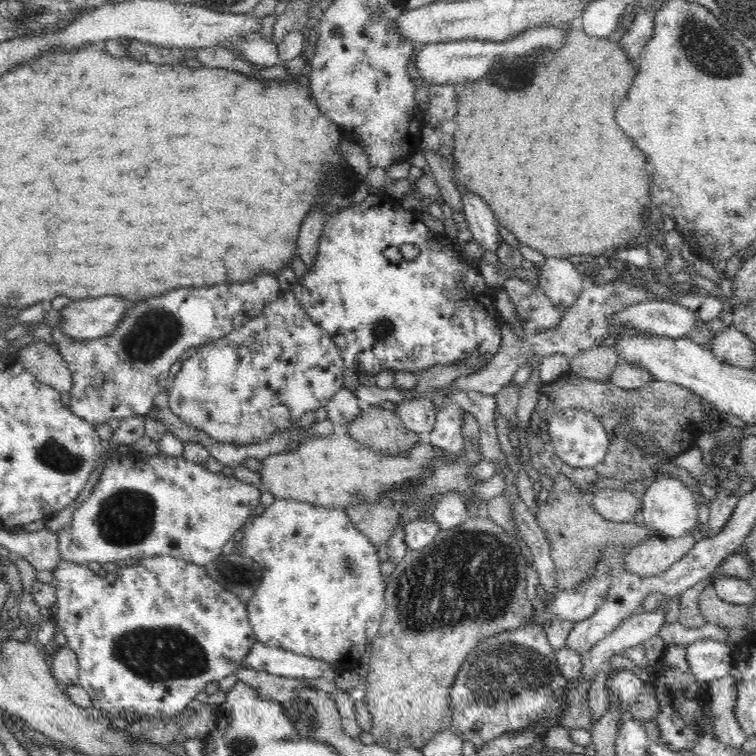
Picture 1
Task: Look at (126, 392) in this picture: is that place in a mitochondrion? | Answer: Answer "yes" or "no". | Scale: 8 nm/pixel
no

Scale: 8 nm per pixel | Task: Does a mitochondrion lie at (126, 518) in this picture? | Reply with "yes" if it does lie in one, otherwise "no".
yes

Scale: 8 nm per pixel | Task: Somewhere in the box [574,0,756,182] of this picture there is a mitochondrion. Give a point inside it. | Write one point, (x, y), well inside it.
(705, 47)

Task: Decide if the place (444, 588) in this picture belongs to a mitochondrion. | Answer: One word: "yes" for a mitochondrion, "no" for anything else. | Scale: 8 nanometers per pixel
yes

